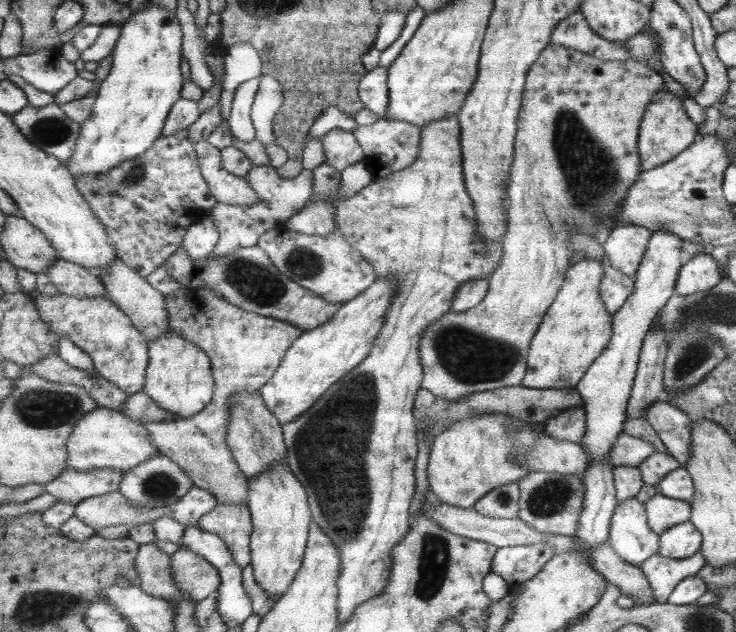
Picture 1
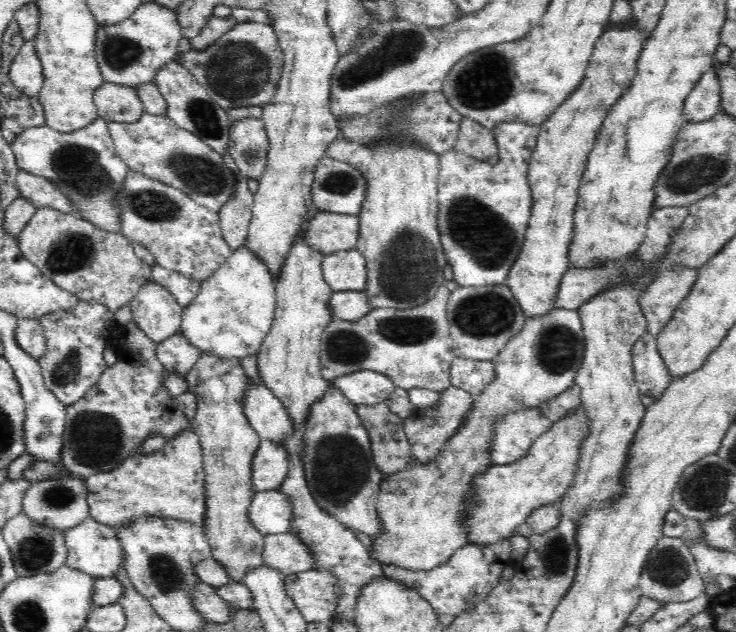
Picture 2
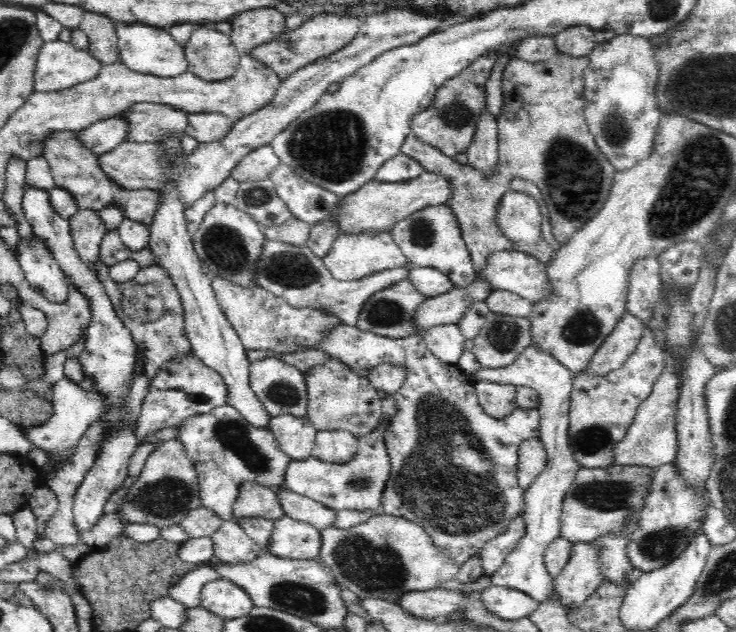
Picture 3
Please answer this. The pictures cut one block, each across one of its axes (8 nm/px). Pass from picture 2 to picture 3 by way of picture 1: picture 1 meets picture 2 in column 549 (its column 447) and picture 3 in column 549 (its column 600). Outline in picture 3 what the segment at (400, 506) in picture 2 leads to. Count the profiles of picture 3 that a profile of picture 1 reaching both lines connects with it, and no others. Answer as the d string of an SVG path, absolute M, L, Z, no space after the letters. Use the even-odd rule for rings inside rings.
M558 51L553 57L542 62L530 62L514 57L506 64L502 80L502 108L497 116L499 155L491 171L480 171L470 164L462 165L442 154L437 148L422 142L413 132L406 137L401 152L421 164L424 171L441 174L448 179L451 193L445 206L452 210L452 215L458 221L462 240L468 247L476 273L486 266L487 257L492 252L514 251L514 247L502 237L500 227L496 223L499 200L505 192L512 190L511 182L514 177L529 180L538 186L550 213L552 234L561 245L566 245L606 203L617 170L600 151L585 120L584 87L588 62L587 57L572 58L569 54Z

